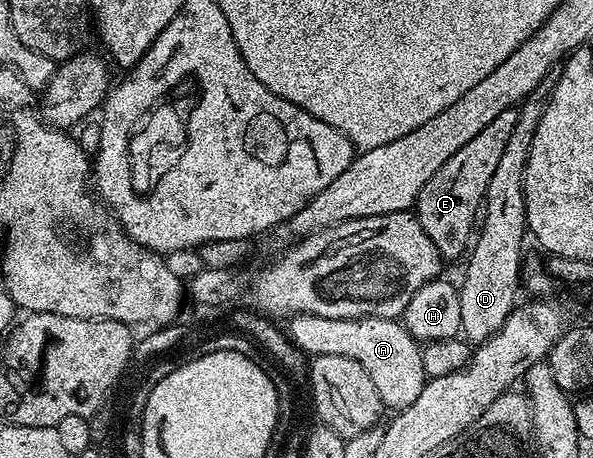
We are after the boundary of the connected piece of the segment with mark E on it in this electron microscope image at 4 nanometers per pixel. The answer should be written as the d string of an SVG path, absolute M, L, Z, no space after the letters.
M518 108L507 109L498 115L498 119L486 123L486 127L482 127L466 147L458 147L458 151L454 151L454 155L450 155L434 175L430 175L426 187L422 187L416 196L414 216L418 223L422 223L422 231L430 235L430 243L438 247L441 258L465 256L478 225L478 214L485 203L491 176L497 170L506 143L513 134L518 115Z

